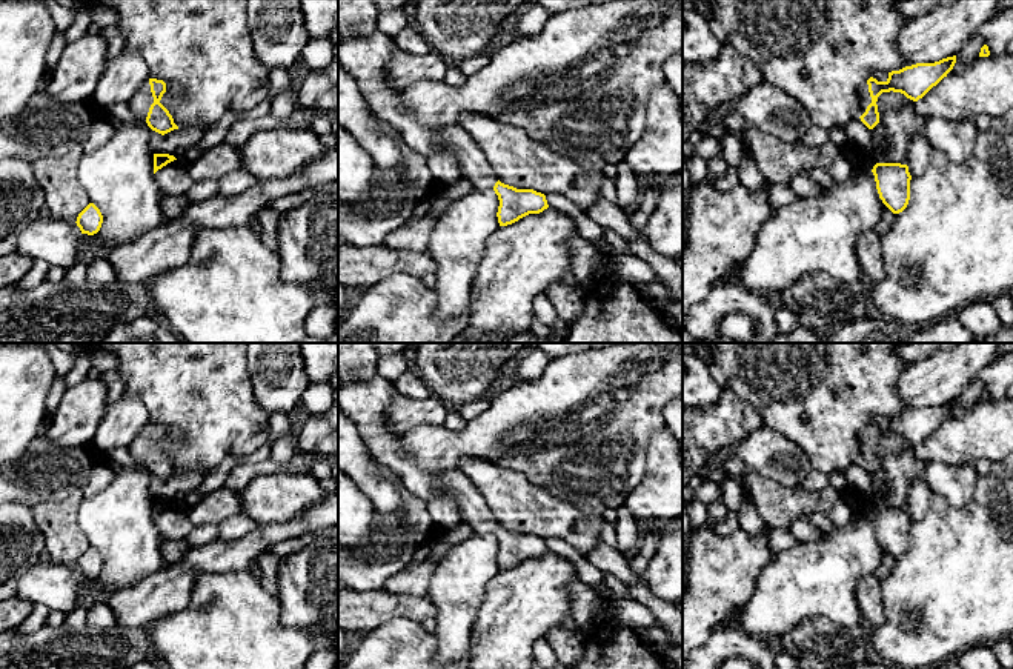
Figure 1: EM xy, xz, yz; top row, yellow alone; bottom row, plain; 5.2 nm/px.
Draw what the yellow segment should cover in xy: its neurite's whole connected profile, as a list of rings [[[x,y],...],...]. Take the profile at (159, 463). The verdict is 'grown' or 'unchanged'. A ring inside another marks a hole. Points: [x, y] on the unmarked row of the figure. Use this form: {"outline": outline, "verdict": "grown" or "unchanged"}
{"outline": [[[149,423],[128,446],[134,458],[144,463],[148,471],[161,480],[178,474],[169,455],[160,448],[164,437],[163,424]]], "verdict": "grown"}

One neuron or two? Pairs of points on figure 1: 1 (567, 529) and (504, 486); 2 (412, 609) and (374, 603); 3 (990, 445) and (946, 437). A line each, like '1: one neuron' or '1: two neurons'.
1: one neuron
2: one neuron
3: one neuron

